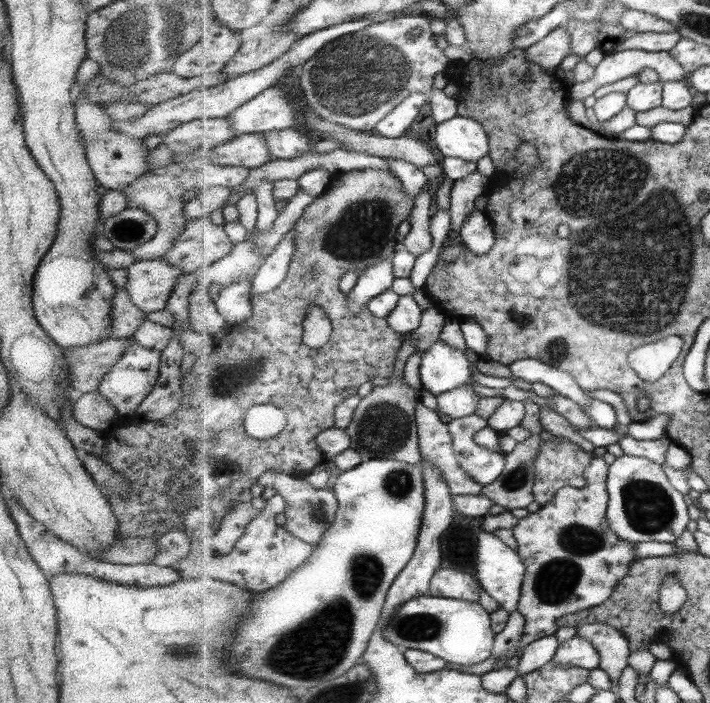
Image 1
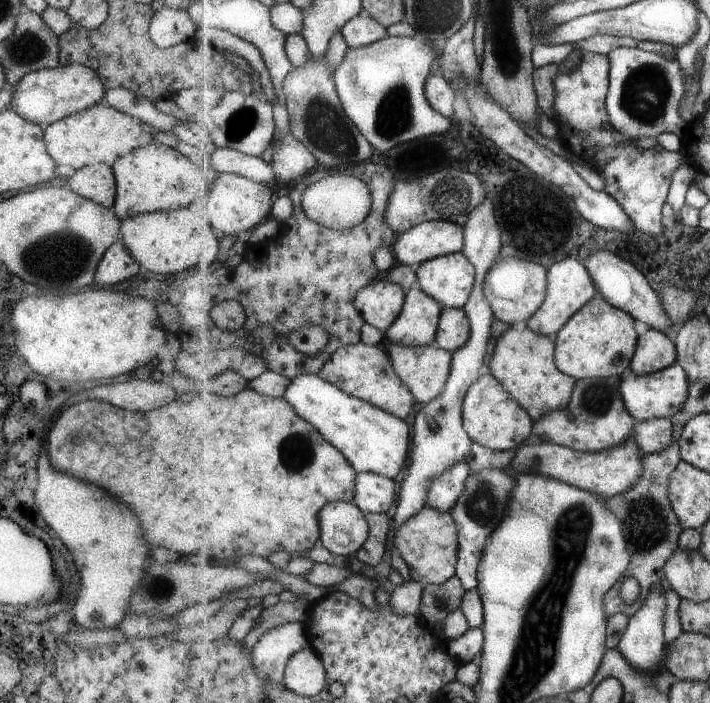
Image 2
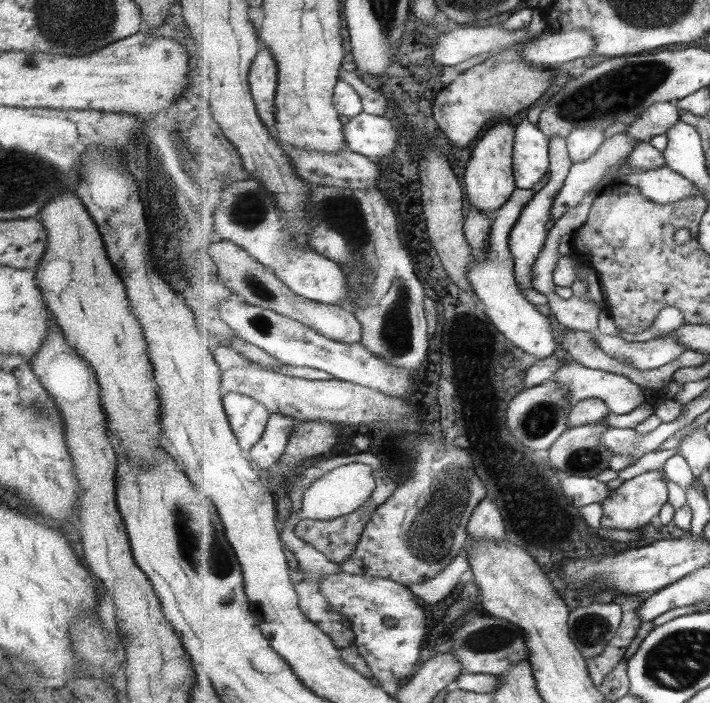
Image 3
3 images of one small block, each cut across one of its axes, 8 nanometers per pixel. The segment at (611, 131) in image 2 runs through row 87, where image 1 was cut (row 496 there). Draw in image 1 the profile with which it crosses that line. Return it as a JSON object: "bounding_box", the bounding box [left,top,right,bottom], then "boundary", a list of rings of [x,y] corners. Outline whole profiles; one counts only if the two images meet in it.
{"bounding_box":[511,456,641,656],"boundary":[[[595,456],[595,459],[585,469],[585,478],[589,482],[587,486],[561,488],[550,503],[540,506],[534,513],[520,519],[518,525],[511,530],[517,542],[518,553],[526,561],[522,598],[518,605],[518,610],[525,616],[526,626],[521,645],[516,648],[519,656],[532,642],[539,640],[539,638],[553,636],[560,619],[607,603],[607,600],[610,600],[613,595],[617,583],[625,578],[631,565],[637,562],[637,558],[641,556],[635,552],[633,542],[621,540],[611,530],[609,520],[607,520],[610,503],[607,478],[611,466],[602,457]]]}

